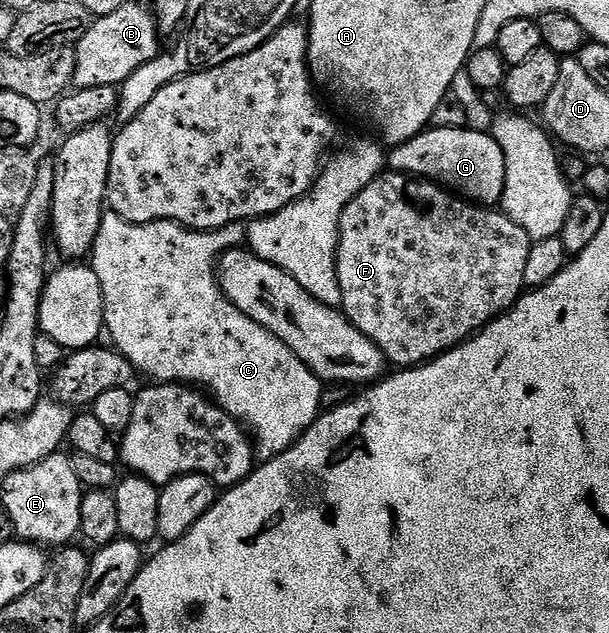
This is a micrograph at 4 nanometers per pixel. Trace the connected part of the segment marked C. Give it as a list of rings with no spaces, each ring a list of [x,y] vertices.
[[[108,210],[105,211],[98,226],[98,238],[90,253],[90,267],[94,270],[94,274],[98,274],[98,282],[102,286],[104,326],[110,328],[115,351],[121,352],[132,363],[133,369],[139,375],[141,372],[142,375],[149,376],[147,378],[149,381],[161,384],[182,384],[210,394],[216,407],[234,417],[241,426],[245,425],[249,433],[254,434],[257,430],[256,422],[262,418],[262,404],[268,404],[268,453],[266,454],[269,459],[272,459],[292,447],[299,440],[301,433],[305,432],[320,415],[324,384],[276,335],[270,334],[257,323],[245,321],[241,311],[234,307],[221,291],[216,275],[216,263],[220,256],[230,249],[241,247],[245,243],[243,240],[246,236],[246,229],[244,224],[230,223],[224,227],[215,228],[212,232],[194,232],[184,227],[183,224],[176,224],[173,220],[155,220],[149,224],[127,224],[121,216]]]

